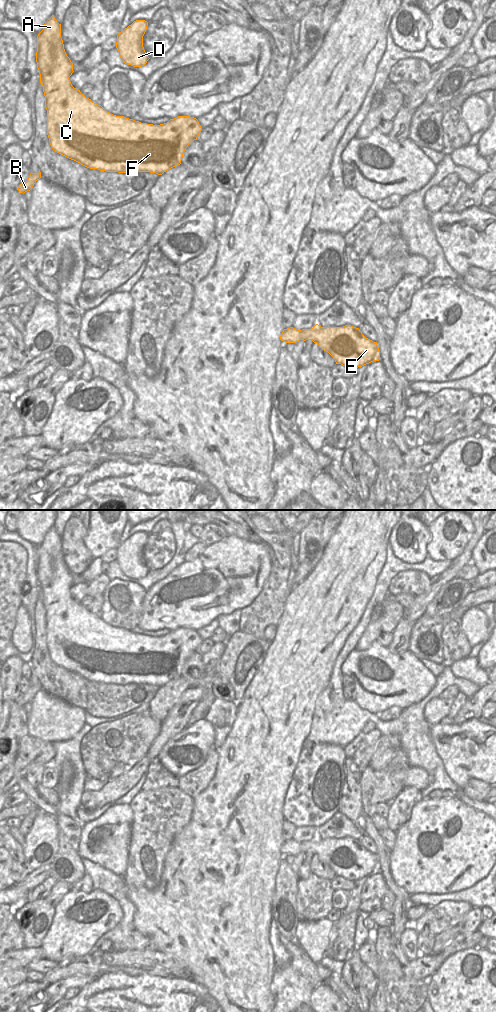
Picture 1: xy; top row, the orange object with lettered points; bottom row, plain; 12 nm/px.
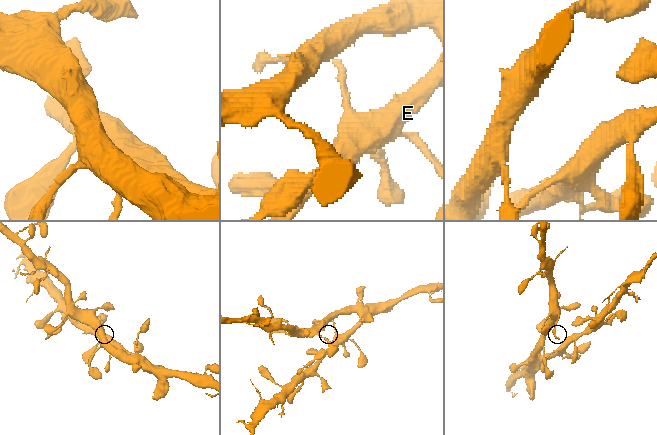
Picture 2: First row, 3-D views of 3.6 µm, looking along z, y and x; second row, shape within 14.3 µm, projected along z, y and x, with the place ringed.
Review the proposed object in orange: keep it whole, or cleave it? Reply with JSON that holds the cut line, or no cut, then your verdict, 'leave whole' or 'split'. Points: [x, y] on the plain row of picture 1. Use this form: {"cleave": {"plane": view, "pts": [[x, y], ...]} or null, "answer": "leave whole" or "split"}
{"cleave": null, "answer": "leave whole"}

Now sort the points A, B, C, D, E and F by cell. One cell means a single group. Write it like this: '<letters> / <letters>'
A B C D E F

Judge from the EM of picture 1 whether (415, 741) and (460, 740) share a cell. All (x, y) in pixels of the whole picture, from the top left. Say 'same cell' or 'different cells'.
different cells

